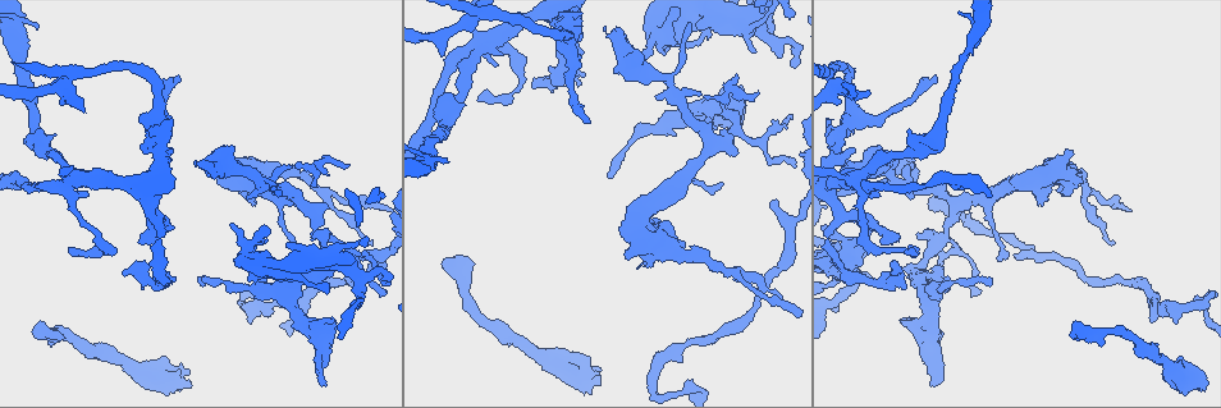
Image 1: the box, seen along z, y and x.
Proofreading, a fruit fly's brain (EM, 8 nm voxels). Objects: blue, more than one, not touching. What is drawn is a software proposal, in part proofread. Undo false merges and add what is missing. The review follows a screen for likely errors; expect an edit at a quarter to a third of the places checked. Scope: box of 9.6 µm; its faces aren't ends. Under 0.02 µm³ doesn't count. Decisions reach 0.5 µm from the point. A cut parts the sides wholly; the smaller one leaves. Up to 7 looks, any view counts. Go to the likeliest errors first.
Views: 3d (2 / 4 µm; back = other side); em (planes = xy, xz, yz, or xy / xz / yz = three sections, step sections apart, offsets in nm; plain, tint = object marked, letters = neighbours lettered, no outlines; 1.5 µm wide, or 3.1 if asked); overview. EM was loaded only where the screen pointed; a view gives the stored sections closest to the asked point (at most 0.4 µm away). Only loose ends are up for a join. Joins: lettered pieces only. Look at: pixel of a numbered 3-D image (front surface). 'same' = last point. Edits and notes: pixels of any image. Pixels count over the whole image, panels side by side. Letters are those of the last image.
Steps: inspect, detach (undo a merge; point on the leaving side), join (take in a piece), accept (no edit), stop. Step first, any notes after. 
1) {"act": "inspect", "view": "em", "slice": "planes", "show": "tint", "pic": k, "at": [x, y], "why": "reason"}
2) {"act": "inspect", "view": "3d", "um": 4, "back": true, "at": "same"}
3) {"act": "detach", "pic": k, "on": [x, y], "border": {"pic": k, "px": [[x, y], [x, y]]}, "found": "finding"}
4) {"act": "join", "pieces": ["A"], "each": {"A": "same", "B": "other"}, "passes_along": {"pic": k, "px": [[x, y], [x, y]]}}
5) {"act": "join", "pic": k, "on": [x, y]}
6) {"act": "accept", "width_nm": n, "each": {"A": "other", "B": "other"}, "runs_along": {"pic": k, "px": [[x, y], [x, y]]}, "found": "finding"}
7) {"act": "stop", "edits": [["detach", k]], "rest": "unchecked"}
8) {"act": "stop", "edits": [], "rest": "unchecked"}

{"act": "inspect", "view": "3d", "um": 2, "pic": 1, "at": [244, 287], "why": "calibre changes"}

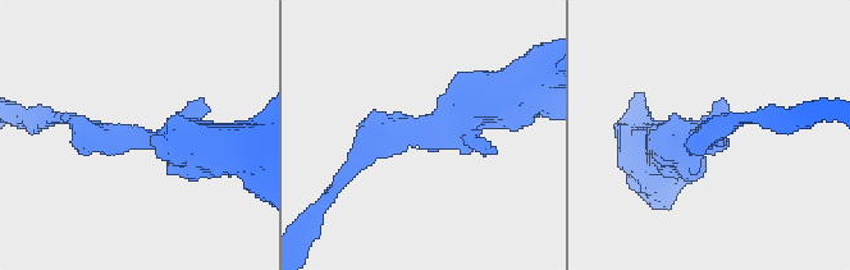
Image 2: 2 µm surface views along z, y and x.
{"act": "inspect", "view": "em", "slice": "planes", "show": "letters", "pic": 2, "at": [422, 130]}

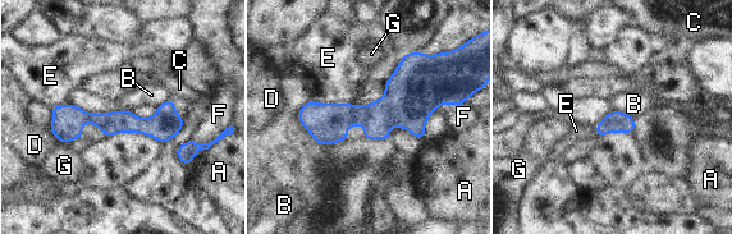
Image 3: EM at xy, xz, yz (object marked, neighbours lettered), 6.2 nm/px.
{"act": "accept", "width_nm": 140, "each": {"A": "other", "B": "other", "C": "other", "D": "other", "E": "other", "F": "other", "G": "other"}, "border": {"pic": 3, "px": [[613, 110], [626, 113], [634, 119]]}, "found": "continuous, no second neuron"}

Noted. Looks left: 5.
{"act": "inspect", "view": "em", "slice": "planes", "show": "plain", "pic": 1, "at": [910, 198], "why": "branch stops here"}

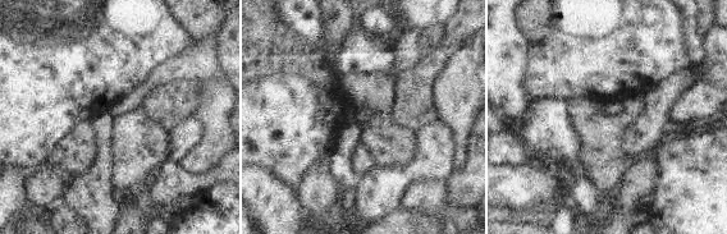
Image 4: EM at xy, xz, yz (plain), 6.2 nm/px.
{"act": "inspect", "view": "em", "slice": "planes", "show": "tint", "at": "same", "why": "where the object lies"}

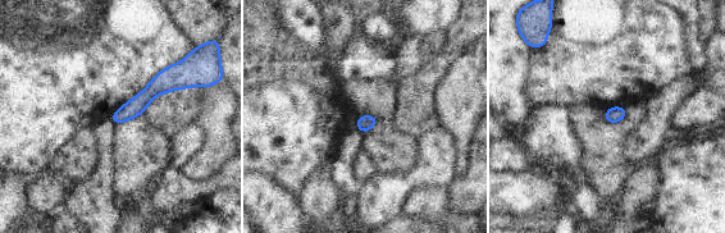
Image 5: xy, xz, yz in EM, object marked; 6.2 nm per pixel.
{"act": "inspect", "view": "em", "slice": "planes", "show": "letters", "at": "same", "why": "what lies round it"}

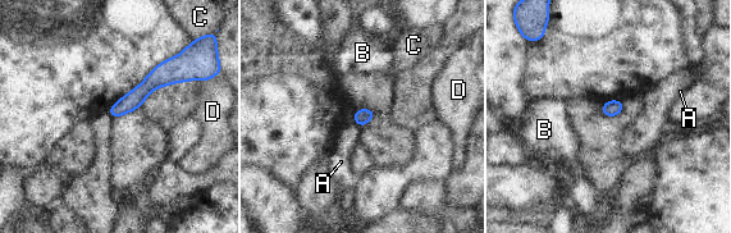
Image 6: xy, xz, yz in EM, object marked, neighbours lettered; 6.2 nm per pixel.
{"act": "accept", "each": {"A": "other", "B": "other", "C": "other", "D": "other"}, "runs_along": {"pic": 6, "px": [[182, 74], [155, 78], [113, 112]]}, "found": "none of them fits"}

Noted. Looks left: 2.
{"act": "stop", "edits": [], "rest": "unchecked"}

